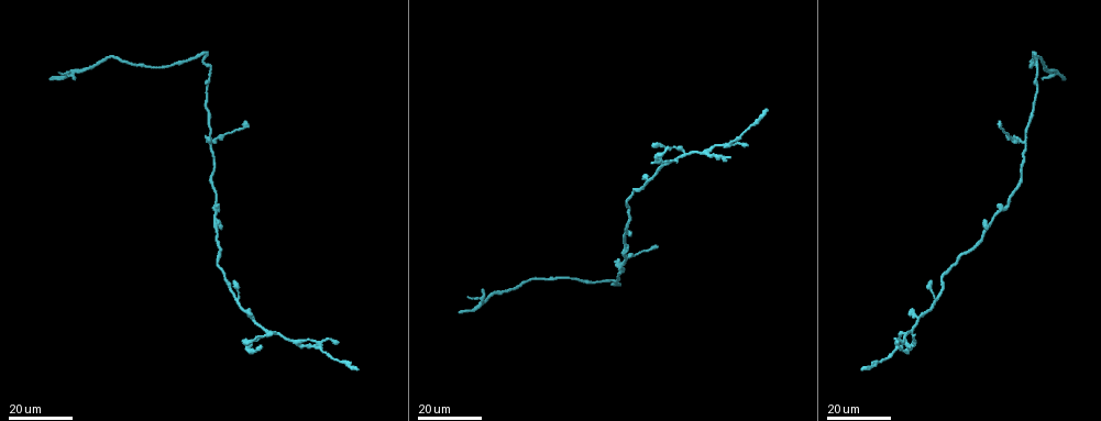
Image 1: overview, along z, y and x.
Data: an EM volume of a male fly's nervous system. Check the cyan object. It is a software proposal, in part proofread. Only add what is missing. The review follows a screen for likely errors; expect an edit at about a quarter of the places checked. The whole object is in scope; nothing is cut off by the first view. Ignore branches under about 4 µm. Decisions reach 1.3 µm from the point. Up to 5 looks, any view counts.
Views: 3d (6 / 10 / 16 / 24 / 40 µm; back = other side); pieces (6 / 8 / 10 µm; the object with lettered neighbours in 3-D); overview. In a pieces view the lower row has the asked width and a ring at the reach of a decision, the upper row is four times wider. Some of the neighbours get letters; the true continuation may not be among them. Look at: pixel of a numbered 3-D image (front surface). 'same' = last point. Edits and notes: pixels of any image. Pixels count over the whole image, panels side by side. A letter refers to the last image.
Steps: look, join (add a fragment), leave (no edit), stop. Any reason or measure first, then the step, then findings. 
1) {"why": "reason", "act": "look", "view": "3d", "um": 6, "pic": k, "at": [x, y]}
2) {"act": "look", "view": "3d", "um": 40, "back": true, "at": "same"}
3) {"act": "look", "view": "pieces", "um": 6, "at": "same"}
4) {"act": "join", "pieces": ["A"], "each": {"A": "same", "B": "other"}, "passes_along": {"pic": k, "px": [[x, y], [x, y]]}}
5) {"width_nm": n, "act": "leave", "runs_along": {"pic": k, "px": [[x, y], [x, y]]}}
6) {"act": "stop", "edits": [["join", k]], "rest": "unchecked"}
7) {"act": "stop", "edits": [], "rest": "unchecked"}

{"why": "free end", "act": "look", "view": "3d", "um": 16, "pic": 1, "at": [51, 78]}

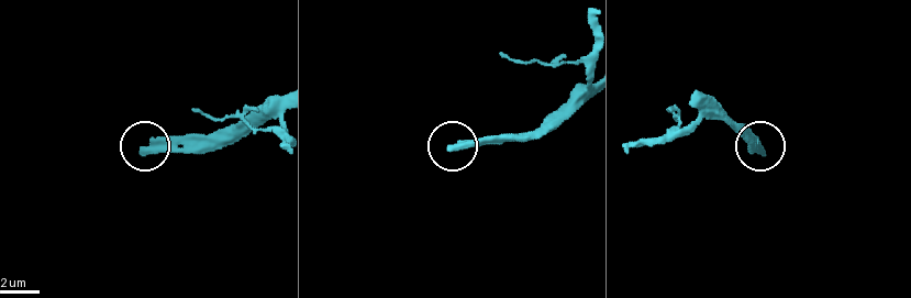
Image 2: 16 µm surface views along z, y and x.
{"act": "look", "view": "pieces", "um": 8, "pic": 2, "at": [450, 149]}

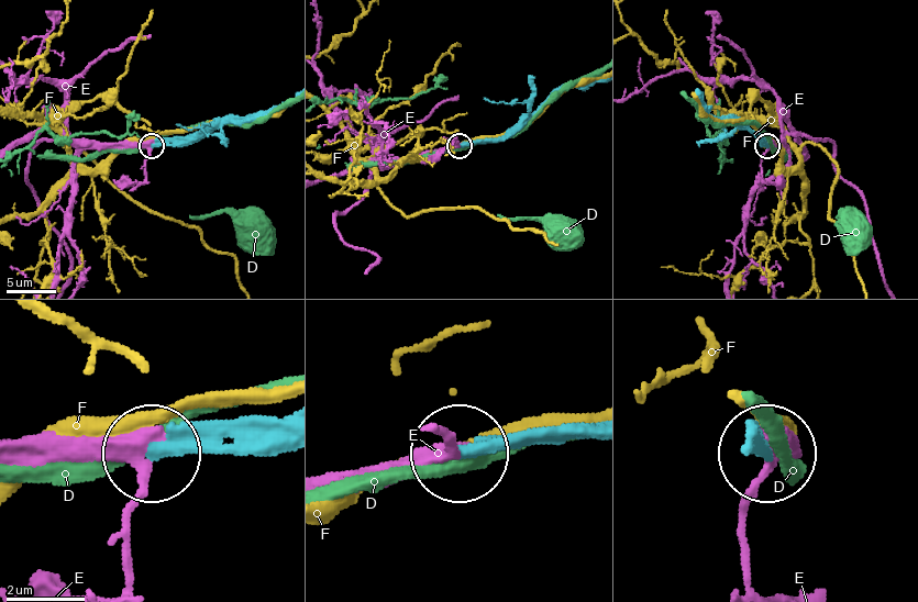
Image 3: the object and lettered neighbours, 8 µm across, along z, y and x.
{"width_nm": 310, "act": "join", "pieces": ["E"], "each": {"D": "other", "E": "same", "F": "other"}, "passes_along": {"pic": 3, "px": [[260, 419], [184, 428], [151, 448], [17, 448]]}, "found": "it goes on there"}

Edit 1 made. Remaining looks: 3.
{"act": "look", "view": "overview"}

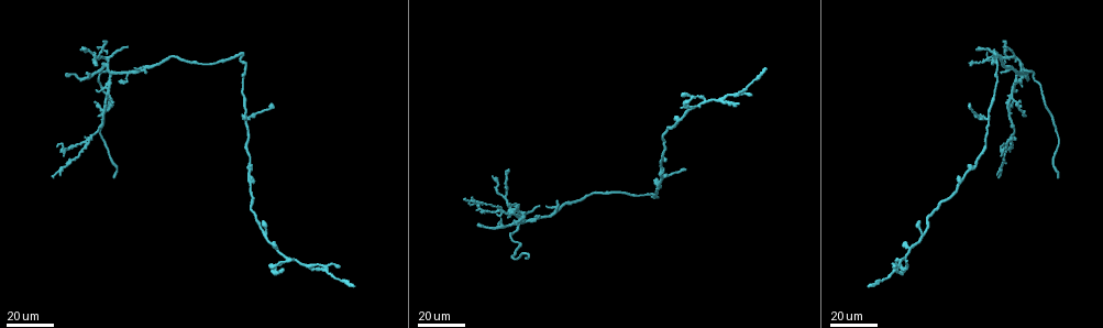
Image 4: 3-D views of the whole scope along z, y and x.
{"why": "an open end", "act": "look", "view": "3d", "um": 24, "pic": 4, "at": [146, 72]}

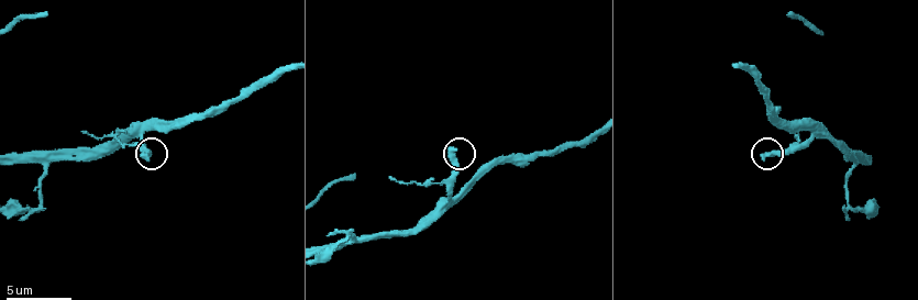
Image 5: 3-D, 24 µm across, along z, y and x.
{"act": "look", "view": "pieces", "um": 10, "pic": 5, "at": [452, 149]}

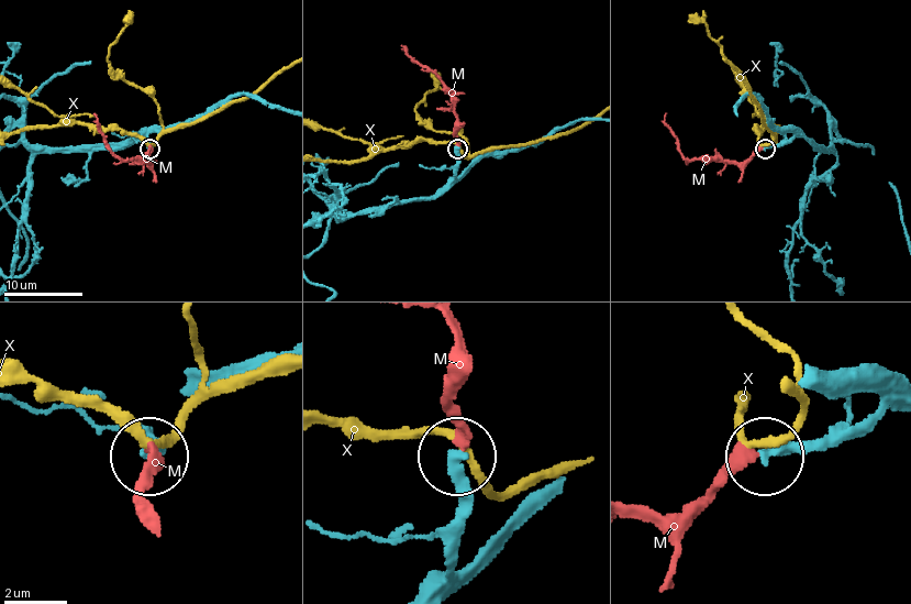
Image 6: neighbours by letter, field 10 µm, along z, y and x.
{"act": "join", "pieces": ["M"], "each": {"M": "same", "X": "other"}, "passes_along": {"pic": 6, "px": [[450, 531], [465, 440], [452, 321]]}, "found": "it goes on there"}

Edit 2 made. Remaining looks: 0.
{"act": "stop", "edits": [["join", 3], ["join", 6]], "rest": "unchecked"}

